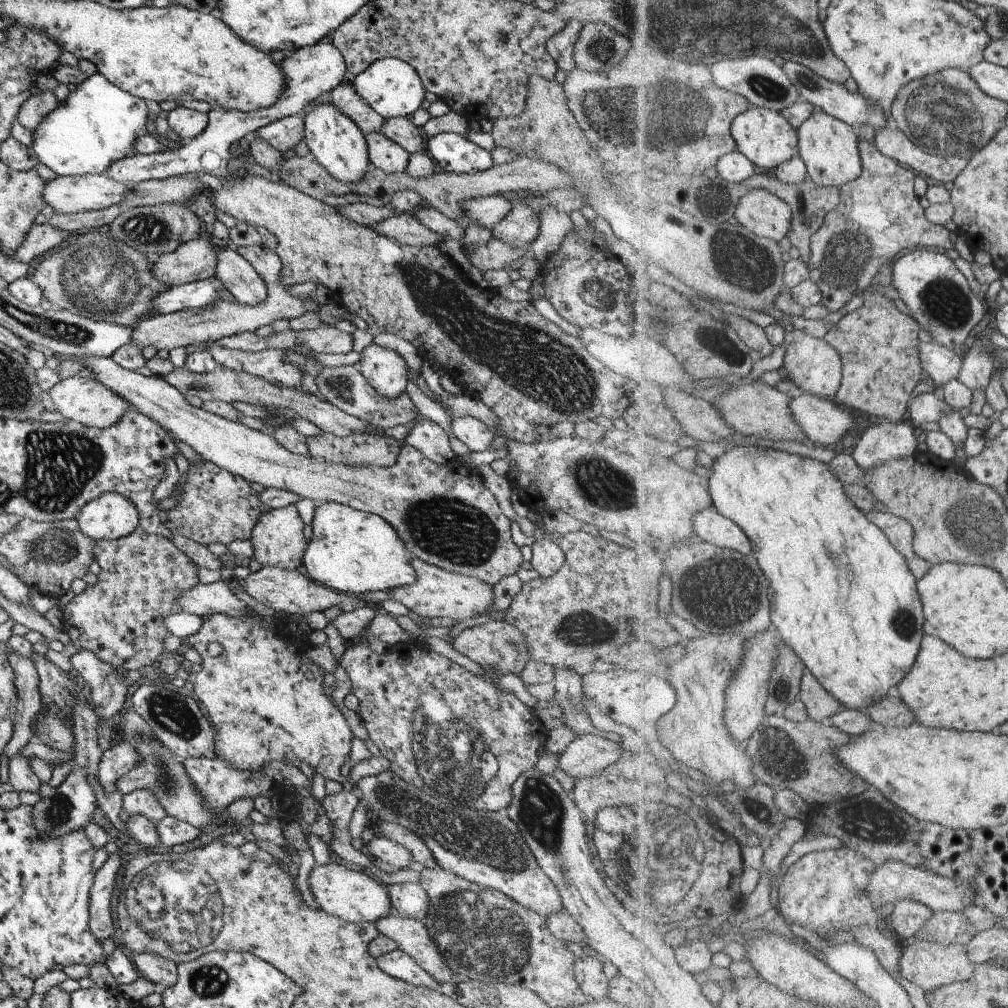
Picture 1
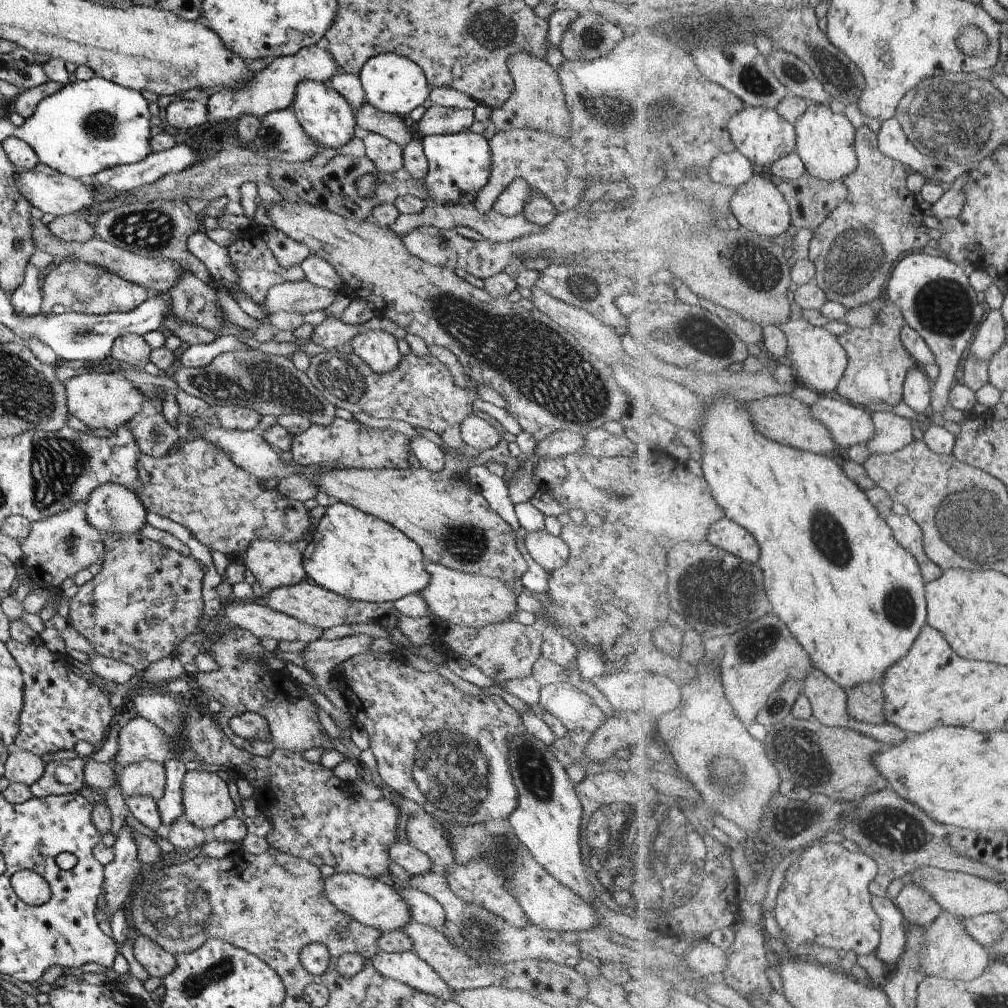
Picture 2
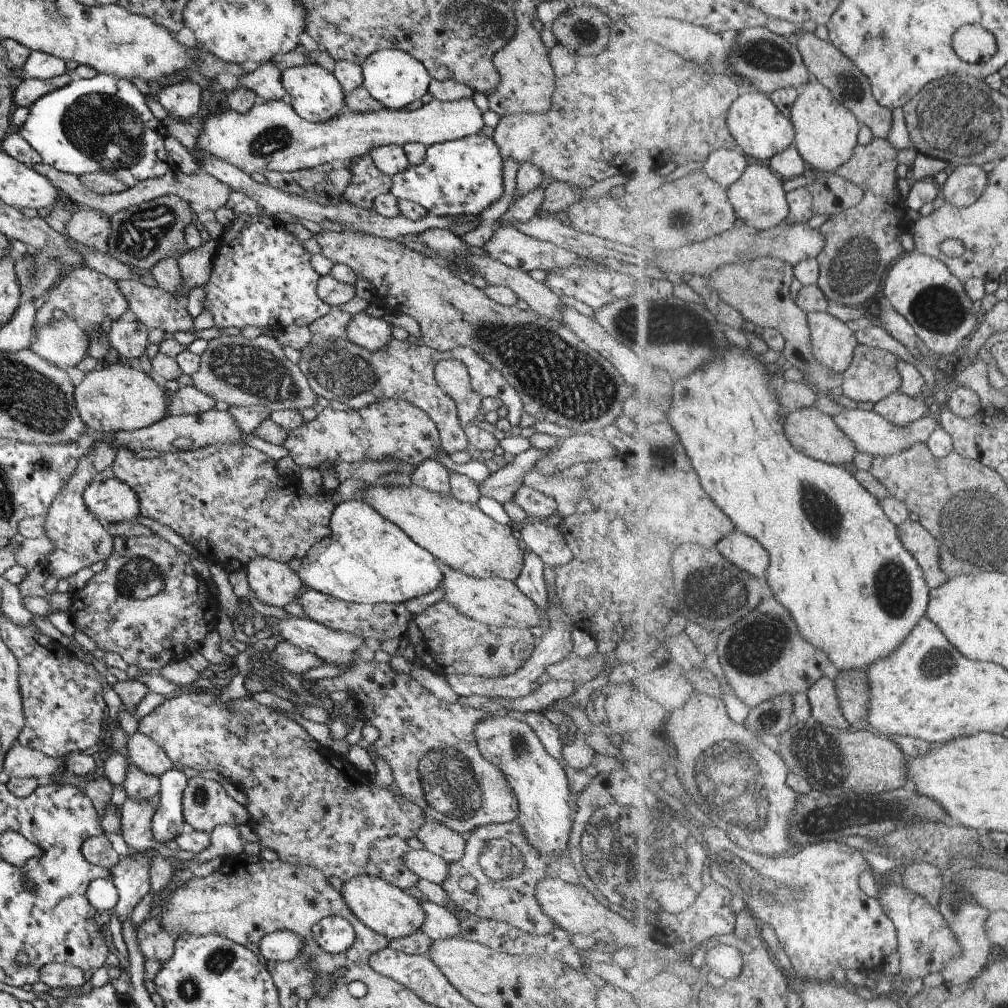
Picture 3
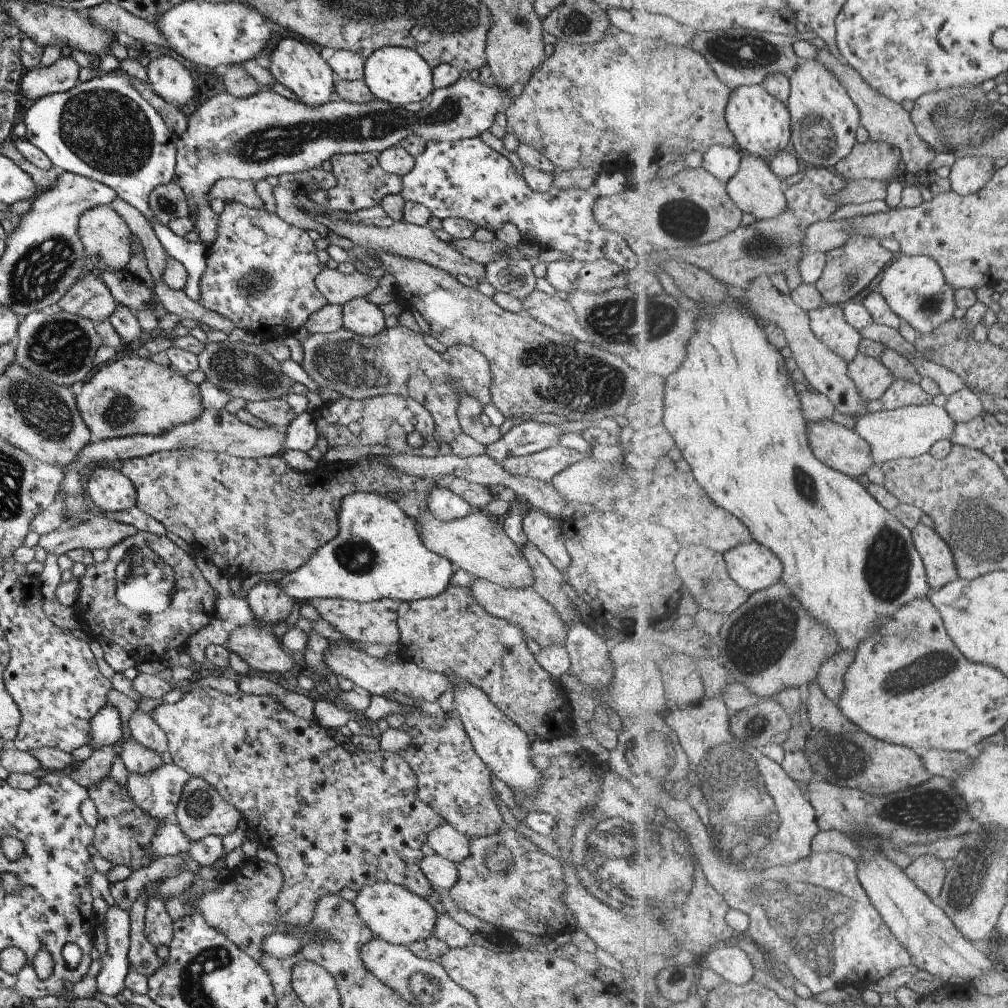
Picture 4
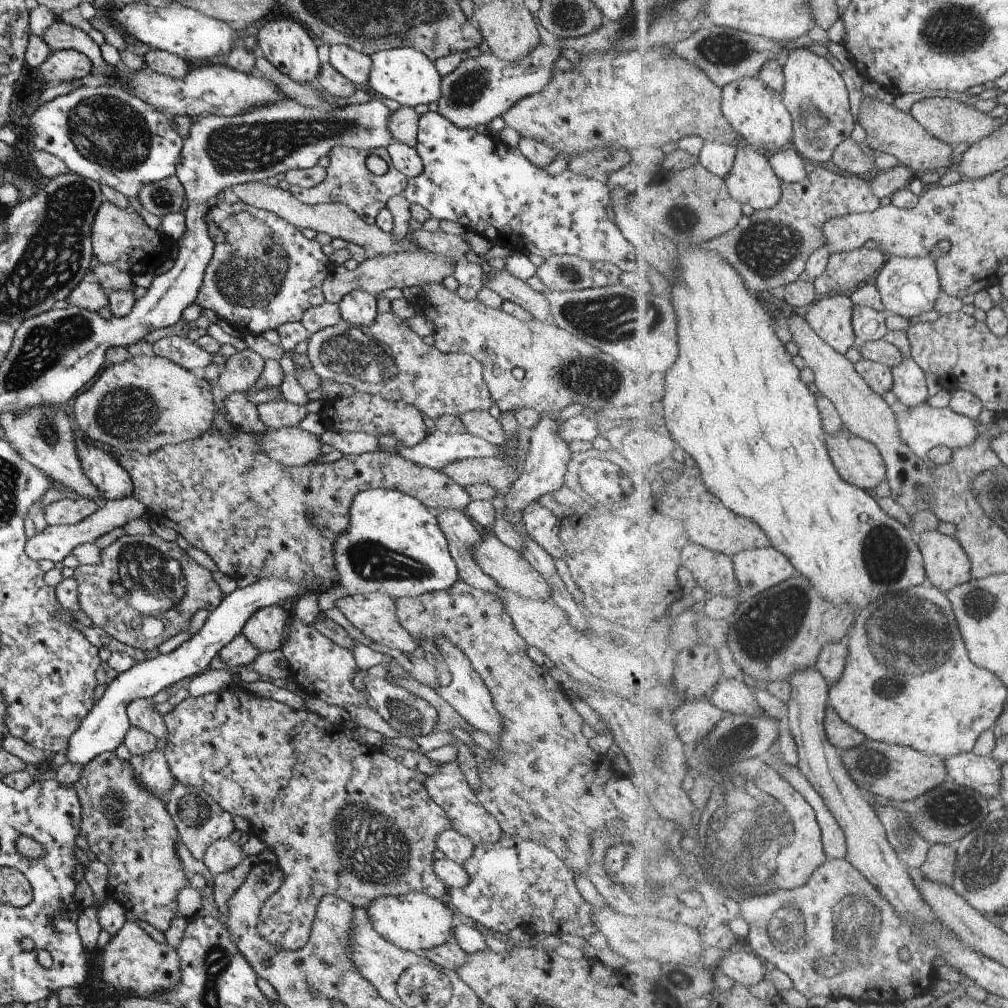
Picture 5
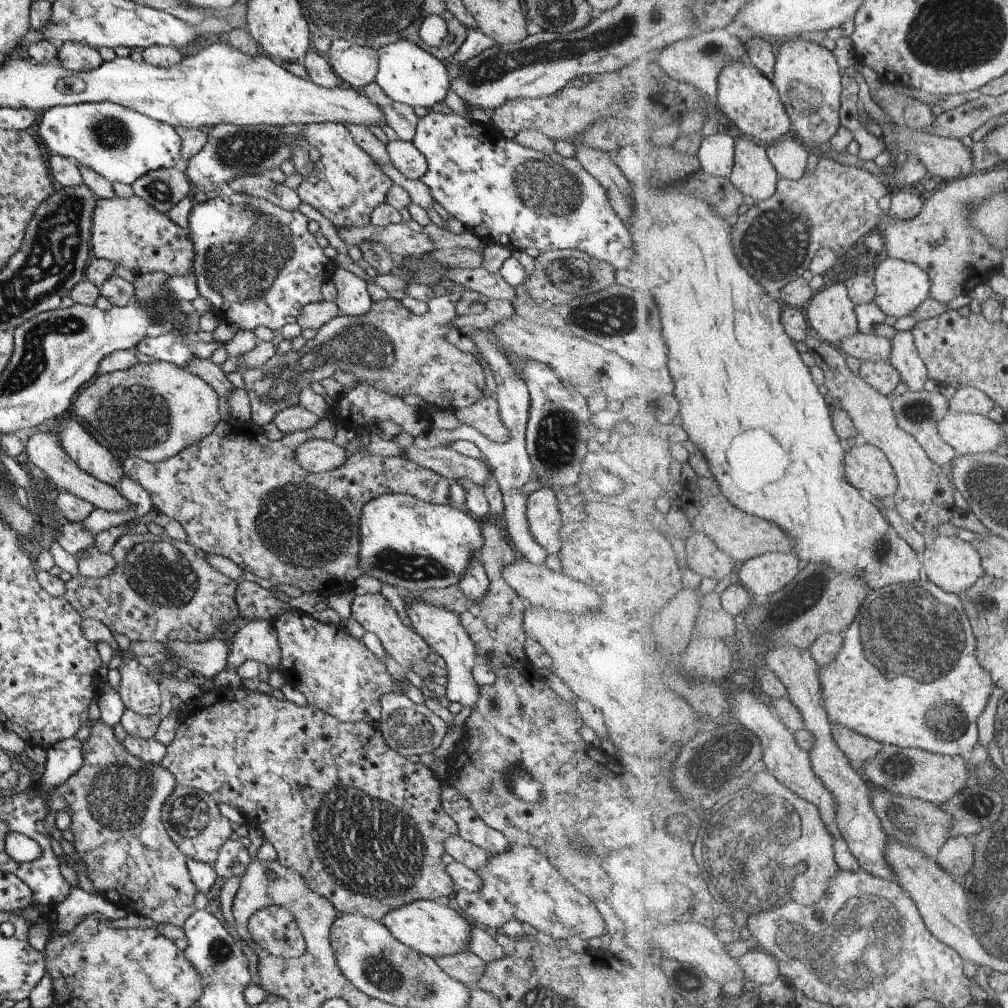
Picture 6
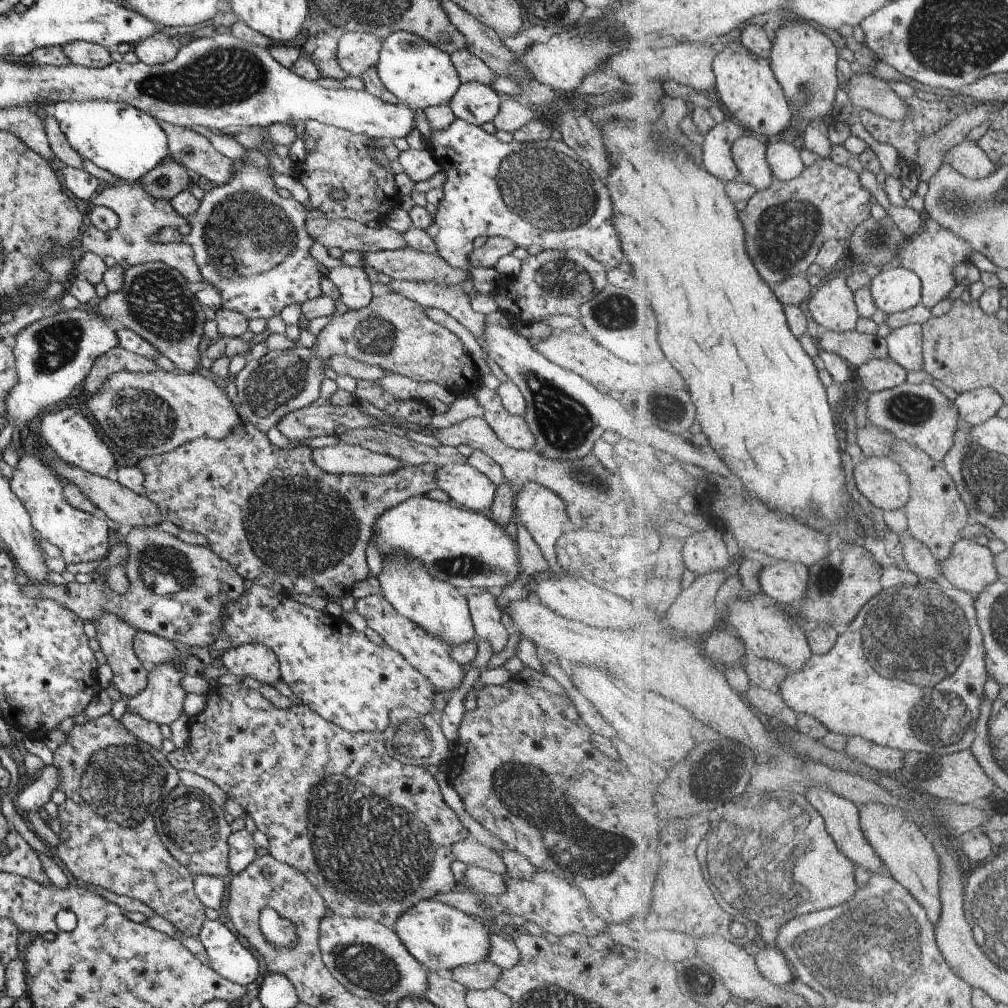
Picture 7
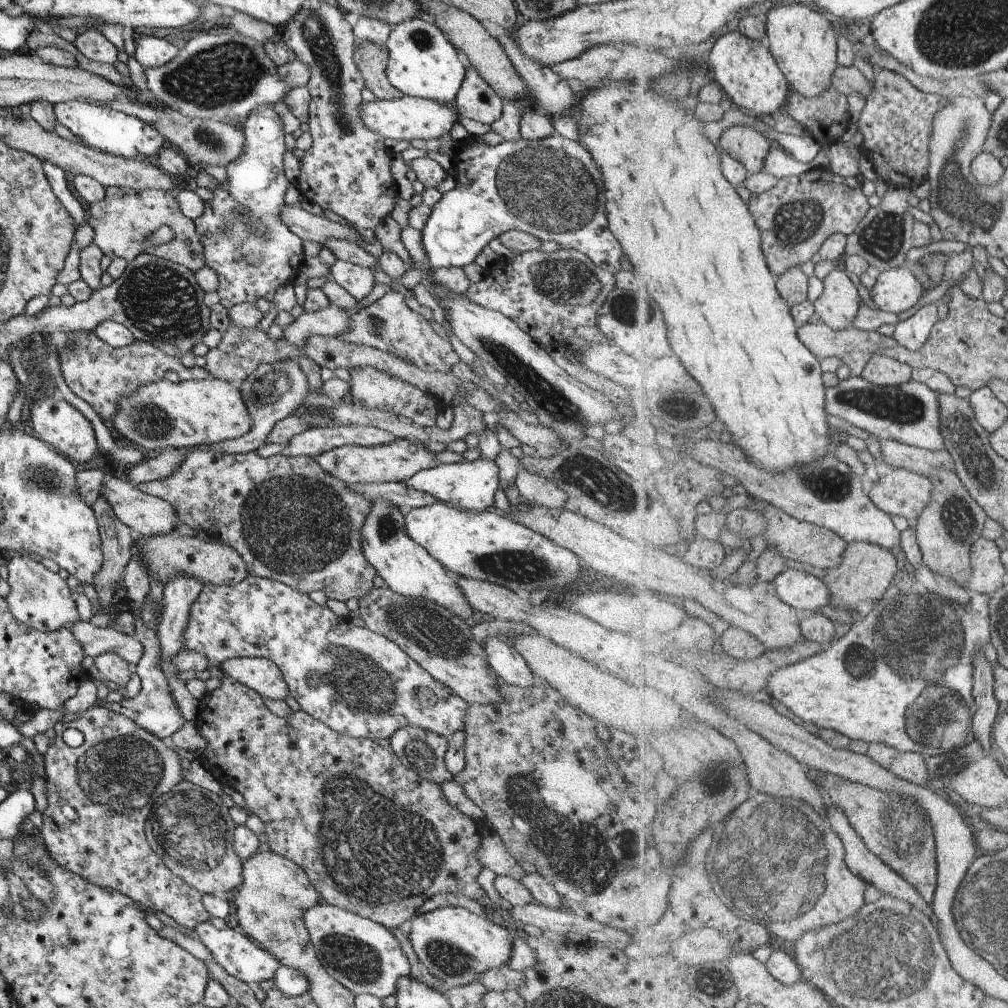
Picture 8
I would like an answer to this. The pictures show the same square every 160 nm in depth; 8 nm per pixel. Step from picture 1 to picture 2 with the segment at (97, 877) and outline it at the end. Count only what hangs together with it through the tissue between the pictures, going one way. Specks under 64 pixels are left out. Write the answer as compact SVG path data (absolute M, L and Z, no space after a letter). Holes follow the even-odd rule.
M124 825L119 828L119 834L113 844L113 859L103 867L103 883L101 894L105 906L99 910L97 920L109 922L113 912L124 905L131 886L139 874L140 861L136 858L137 846L131 836L132 828Z

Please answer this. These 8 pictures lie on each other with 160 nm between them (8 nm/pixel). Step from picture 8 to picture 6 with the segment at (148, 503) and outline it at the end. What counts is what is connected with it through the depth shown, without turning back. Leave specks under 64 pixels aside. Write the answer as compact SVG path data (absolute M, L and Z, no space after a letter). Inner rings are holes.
M41 430L31 435L25 442L25 454L31 467L43 478L53 482L59 489L70 492L73 496L88 502L95 509L108 513L127 513L128 502L125 500L117 486L111 486L97 480L94 476L83 472L70 458L62 451L58 443L57 435Z

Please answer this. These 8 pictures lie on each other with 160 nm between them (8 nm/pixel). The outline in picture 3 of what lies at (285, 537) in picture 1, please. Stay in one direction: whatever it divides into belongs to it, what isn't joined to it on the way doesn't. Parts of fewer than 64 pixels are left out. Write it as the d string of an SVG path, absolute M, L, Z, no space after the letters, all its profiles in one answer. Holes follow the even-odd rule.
M257 556L246 565L247 584L255 600L261 604L282 607L295 601L295 594L302 588L299 576L285 562Z

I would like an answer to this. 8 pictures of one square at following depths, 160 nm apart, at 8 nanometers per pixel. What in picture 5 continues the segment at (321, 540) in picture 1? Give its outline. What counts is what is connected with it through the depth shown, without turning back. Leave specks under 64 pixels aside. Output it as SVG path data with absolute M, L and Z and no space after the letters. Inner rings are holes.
M367 489L357 493L349 507L349 526L336 538L333 545L334 569L338 574L338 582L333 587L341 585L349 595L367 594L377 591L390 596L393 600L397 597L414 597L449 588L458 579L457 569L455 562L453 562L449 554L446 538L441 532L436 516L437 514L433 510L428 509L424 504L421 504L420 500L401 491L393 489ZM259 579L244 588L236 588L228 595L223 595L221 602L207 615L201 628L182 642L174 650L164 655L135 662L125 672L119 673L107 682L102 696L93 703L91 710L81 719L80 725L69 735L64 748L66 762L70 765L87 764L94 756L113 751L122 743L130 722L126 715L126 706L134 698L151 697L160 689L165 688L187 676L195 676L204 671L210 660L228 642L241 633L247 619L257 609L274 605L279 600L295 600L297 592L312 592L308 587L291 583L284 579Z

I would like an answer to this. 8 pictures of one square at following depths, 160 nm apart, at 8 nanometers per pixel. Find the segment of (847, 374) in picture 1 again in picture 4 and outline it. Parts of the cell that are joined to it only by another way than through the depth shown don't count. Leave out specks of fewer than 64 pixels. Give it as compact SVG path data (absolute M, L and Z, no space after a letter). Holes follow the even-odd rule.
M858 354L848 366L849 374L856 382L860 393L867 400L883 398L896 379L892 370L886 367L878 357Z

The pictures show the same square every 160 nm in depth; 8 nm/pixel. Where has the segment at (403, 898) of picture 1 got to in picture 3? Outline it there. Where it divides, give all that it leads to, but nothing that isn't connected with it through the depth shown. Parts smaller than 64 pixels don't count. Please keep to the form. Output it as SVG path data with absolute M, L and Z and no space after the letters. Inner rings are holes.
M425 899L420 900L420 905L425 913L420 929L430 939L439 941L460 934L458 920L447 909Z

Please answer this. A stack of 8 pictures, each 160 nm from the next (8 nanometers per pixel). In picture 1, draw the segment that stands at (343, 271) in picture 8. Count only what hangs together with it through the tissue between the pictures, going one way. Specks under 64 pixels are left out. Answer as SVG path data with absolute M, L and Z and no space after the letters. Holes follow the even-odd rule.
M369 343L360 352L355 366L378 395L392 399L405 390L408 374L405 361L390 348Z

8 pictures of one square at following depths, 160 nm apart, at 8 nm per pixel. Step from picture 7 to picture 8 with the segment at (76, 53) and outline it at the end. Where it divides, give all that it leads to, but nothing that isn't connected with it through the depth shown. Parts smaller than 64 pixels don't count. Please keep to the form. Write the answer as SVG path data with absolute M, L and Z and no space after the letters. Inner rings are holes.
M85 30L77 34L73 42L77 52L90 61L113 64L120 56L113 46L99 31Z

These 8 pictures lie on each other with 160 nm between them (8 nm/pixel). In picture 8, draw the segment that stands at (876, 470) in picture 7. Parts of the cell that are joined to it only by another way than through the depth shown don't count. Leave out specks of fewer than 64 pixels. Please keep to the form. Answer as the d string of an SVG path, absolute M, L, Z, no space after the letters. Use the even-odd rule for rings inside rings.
M894 467L873 484L867 482L867 493L887 514L904 516L915 525L934 499L934 484L928 475Z

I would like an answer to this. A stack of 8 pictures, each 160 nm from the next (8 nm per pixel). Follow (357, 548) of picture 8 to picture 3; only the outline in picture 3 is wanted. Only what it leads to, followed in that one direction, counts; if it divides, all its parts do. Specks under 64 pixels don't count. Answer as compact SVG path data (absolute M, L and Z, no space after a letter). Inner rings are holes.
M207 444L203 448L195 448L195 450L181 450L181 451L169 451L166 453L159 453L159 456L148 459L139 459L133 456L133 452L127 450L127 447L116 445L117 452L115 453L115 459L112 463L112 476L119 479L121 482L126 482L131 490L135 491L138 498L139 514L142 517L149 517L162 525L167 525L173 532L176 532L185 542L191 547L194 547L198 554L201 555L205 561L215 562L221 564L223 569L227 573L235 573L237 571L246 571L246 565L249 560L257 558L257 556L267 556L271 560L277 560L278 562L289 563L293 558L297 560L303 558L307 553L307 550L315 542L319 542L321 538L326 538L329 534L328 522L331 516L332 508L336 506L336 501L329 501L329 496L335 499L335 493L330 494L324 492L317 494L317 496L309 496L303 488L300 486L300 480L295 478L288 478L286 476L279 476L275 472L275 461L269 456L263 454L259 450L255 450L247 445L239 444ZM530 447L519 455L513 456L511 462L507 462L501 470L490 474L485 478L485 481L478 485L479 496L493 498L501 505L512 501L513 494L517 492L517 488L521 488L523 485L524 474L533 470L535 462L539 458L545 458L547 452L551 452L553 449L538 450L537 448Z

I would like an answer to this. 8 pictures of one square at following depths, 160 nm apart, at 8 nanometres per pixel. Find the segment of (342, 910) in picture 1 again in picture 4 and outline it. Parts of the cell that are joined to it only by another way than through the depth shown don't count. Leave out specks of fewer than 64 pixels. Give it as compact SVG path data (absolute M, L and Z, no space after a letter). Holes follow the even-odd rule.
M376 882L362 886L352 900L358 917L375 937L408 947L432 935L437 914L427 900L399 885Z

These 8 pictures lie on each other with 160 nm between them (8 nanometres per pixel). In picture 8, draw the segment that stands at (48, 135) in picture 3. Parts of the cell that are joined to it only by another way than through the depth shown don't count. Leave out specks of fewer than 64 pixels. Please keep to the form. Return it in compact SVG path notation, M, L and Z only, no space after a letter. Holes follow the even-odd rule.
M67 101L52 106L56 121L60 122L71 134L81 138L85 146L102 153L123 157L153 161L159 150L165 148L161 135L138 118L110 109L105 105L92 105L83 101Z

